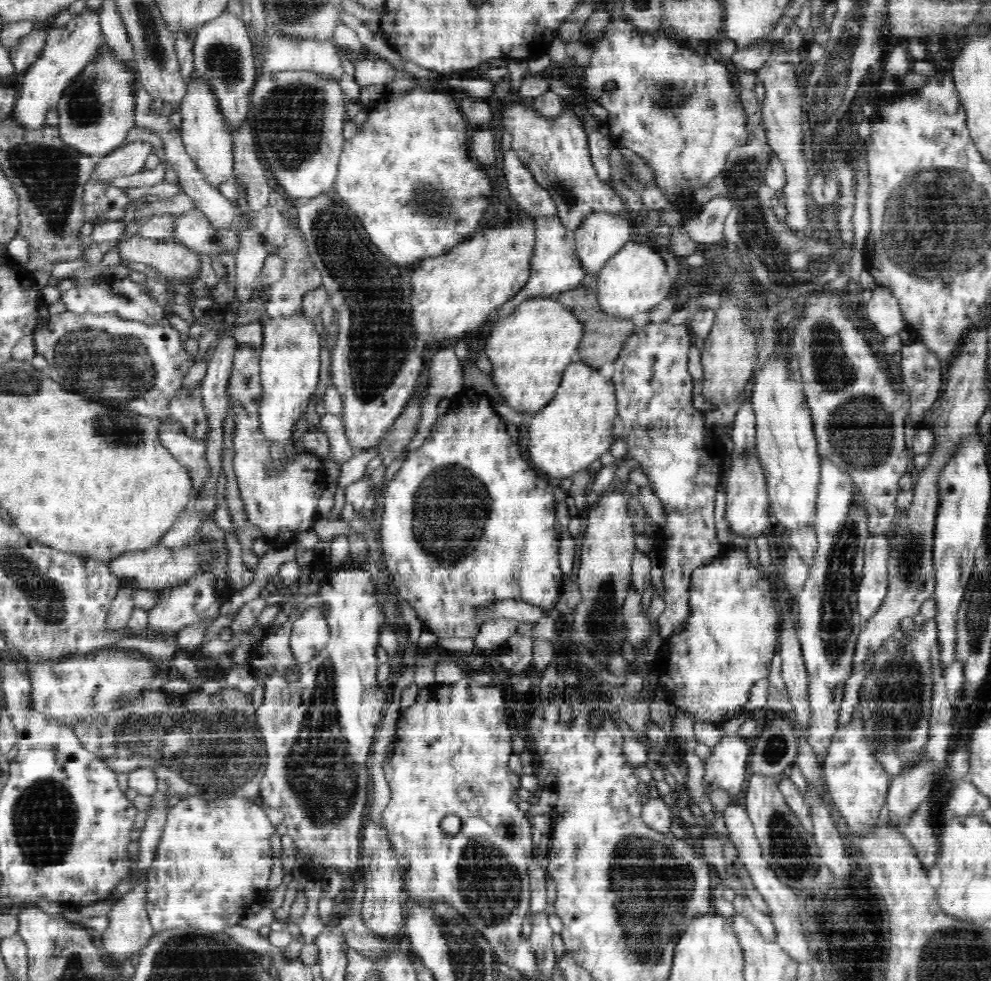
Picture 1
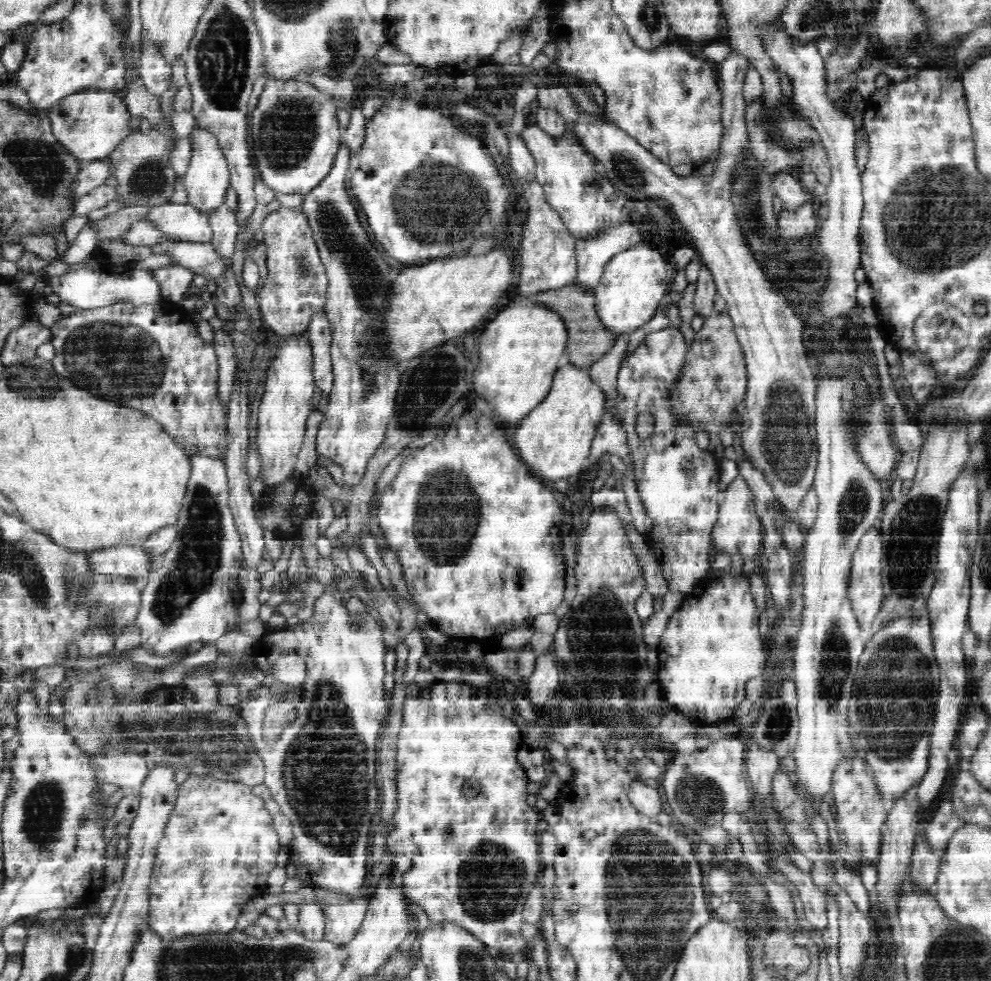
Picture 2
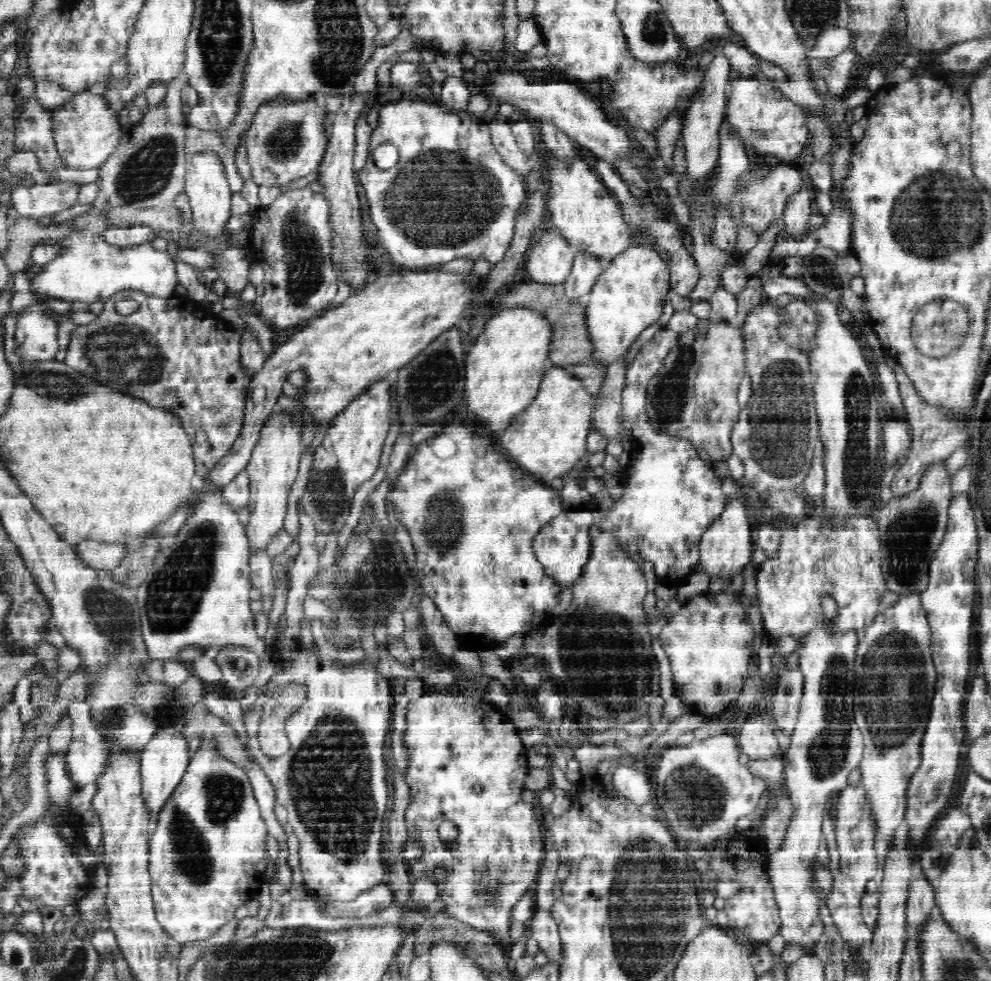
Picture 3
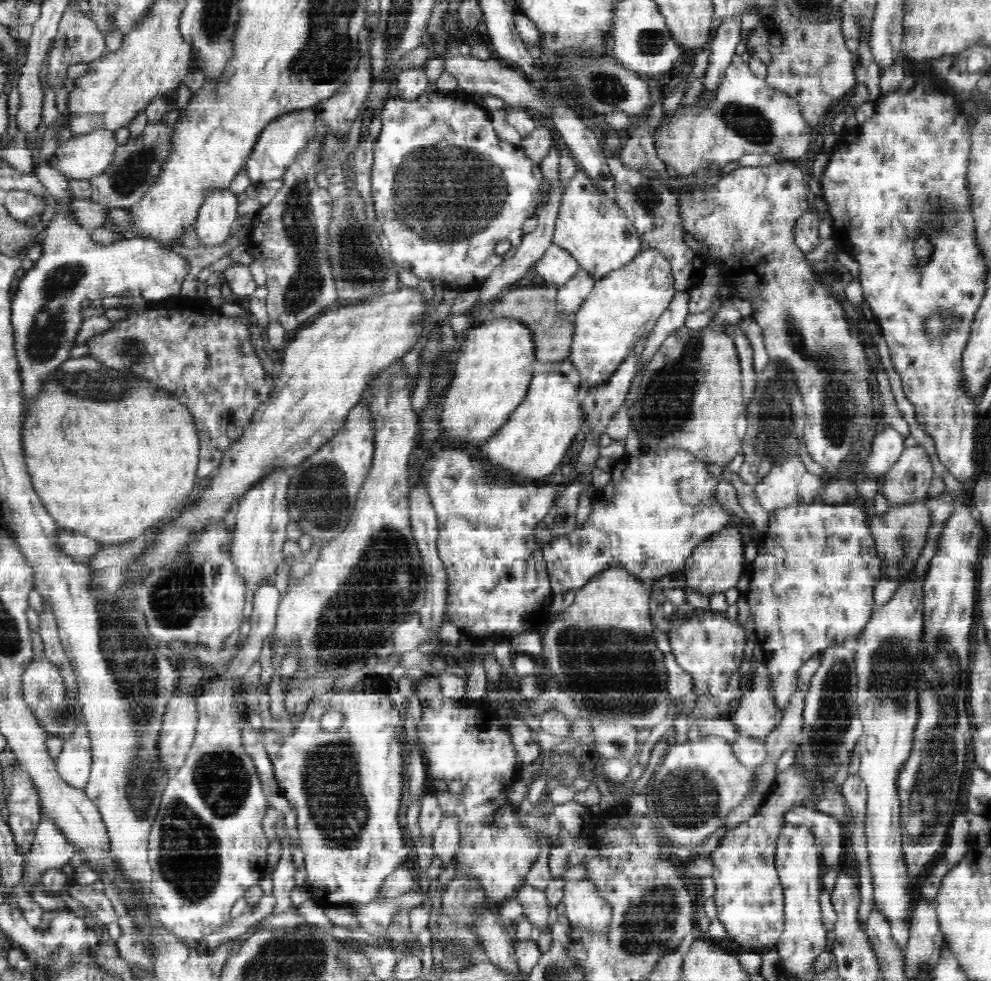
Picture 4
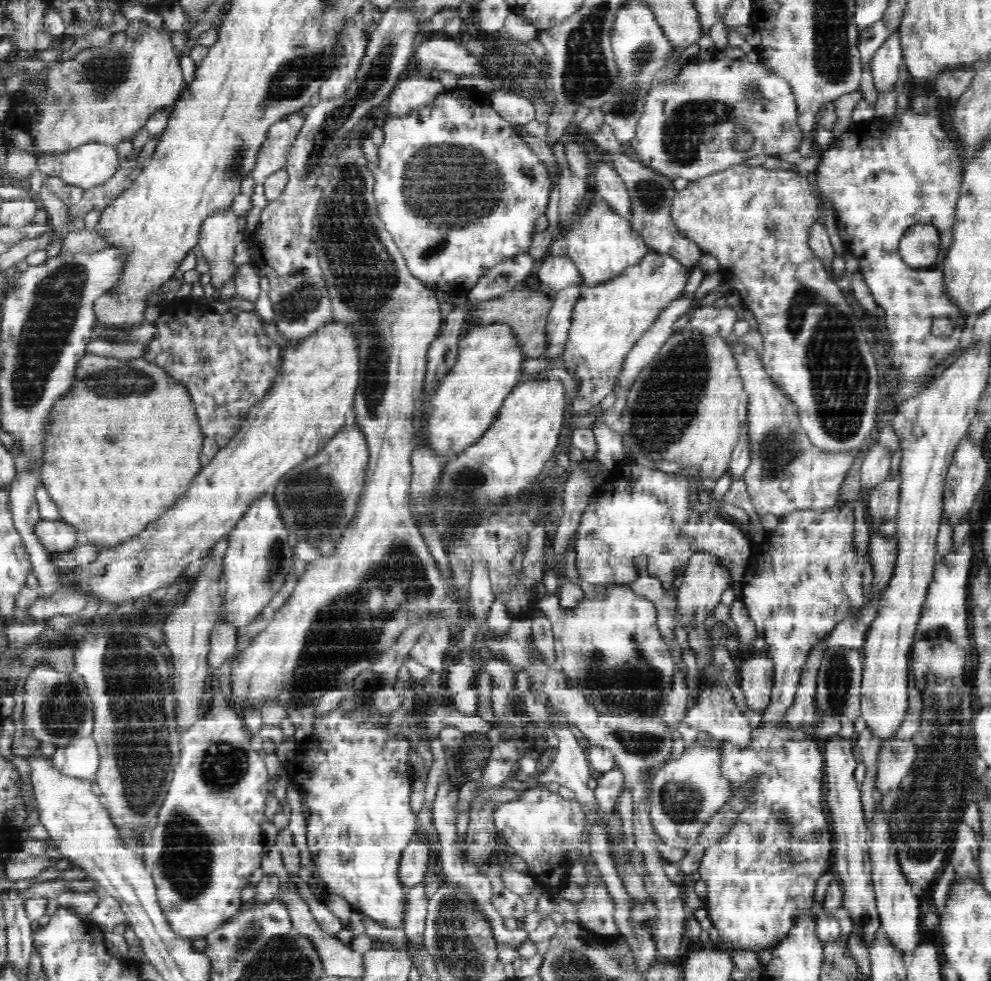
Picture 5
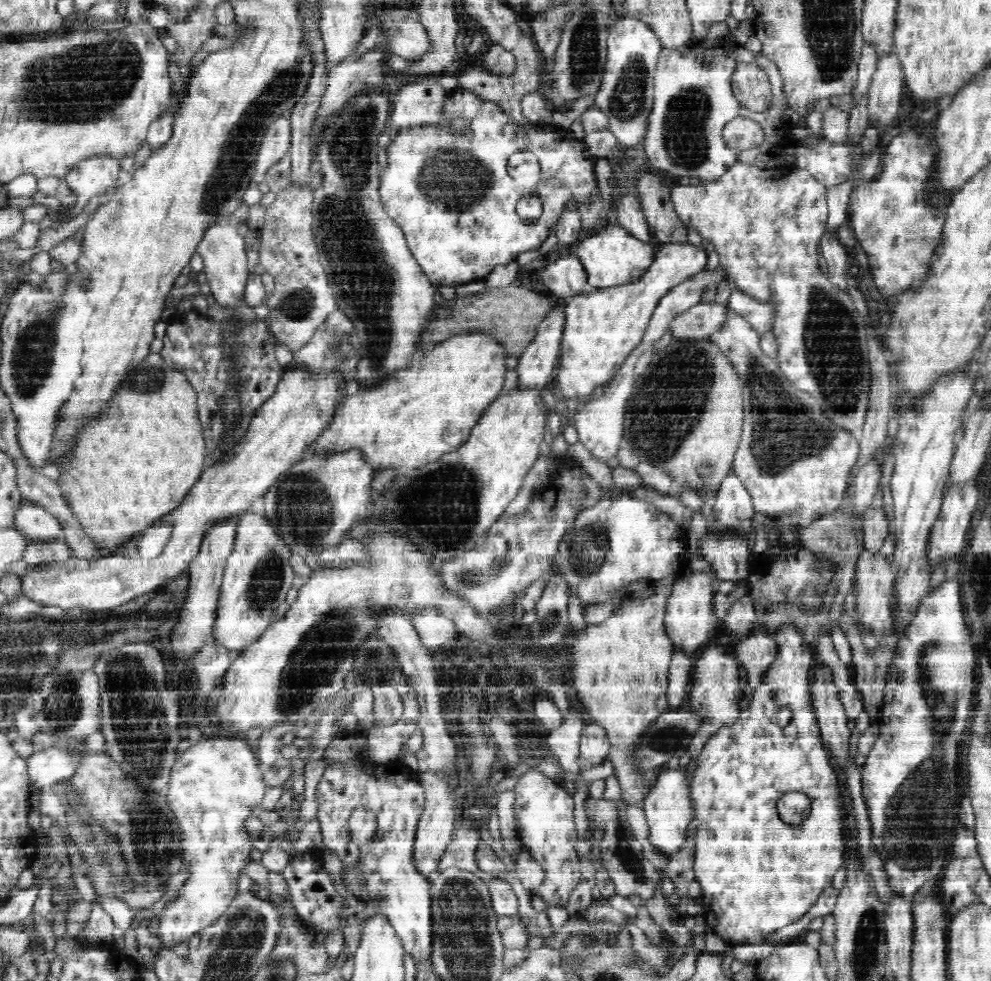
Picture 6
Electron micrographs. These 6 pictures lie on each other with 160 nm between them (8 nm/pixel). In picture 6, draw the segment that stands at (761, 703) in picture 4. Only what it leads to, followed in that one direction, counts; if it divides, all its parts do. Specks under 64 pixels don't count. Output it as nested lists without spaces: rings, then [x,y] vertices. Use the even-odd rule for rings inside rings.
[[[760,627],[755,628],[745,640],[738,642],[734,652],[738,664],[746,670],[748,684],[753,690],[762,685],[764,674],[777,655],[777,642],[766,638],[766,633]]]

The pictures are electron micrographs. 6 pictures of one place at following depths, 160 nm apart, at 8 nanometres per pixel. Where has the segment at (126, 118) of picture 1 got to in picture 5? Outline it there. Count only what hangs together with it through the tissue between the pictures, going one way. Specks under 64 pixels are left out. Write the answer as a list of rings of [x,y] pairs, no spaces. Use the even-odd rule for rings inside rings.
[[[98,143],[84,144],[65,155],[42,156],[37,160],[43,176],[60,178],[82,190],[101,187],[112,179],[120,162],[115,146]]]

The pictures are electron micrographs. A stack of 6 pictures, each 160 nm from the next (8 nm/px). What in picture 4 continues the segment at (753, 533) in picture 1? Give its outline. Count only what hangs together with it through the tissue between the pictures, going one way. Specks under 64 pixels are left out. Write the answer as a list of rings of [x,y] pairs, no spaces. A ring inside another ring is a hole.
[[[732,522],[728,530],[718,531],[712,538],[704,539],[694,549],[691,558],[686,561],[685,568],[688,568],[688,572],[681,574],[680,582],[688,582],[688,586],[698,590],[700,594],[716,594],[732,586],[736,587],[745,567],[744,548],[746,544],[742,539],[743,535],[736,522]]]

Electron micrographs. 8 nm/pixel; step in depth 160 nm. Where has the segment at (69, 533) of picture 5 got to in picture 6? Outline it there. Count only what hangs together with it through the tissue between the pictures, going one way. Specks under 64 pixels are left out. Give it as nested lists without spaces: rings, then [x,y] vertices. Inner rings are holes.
[[[22,500],[14,514],[16,530],[27,539],[50,542],[62,539],[62,525],[50,511],[31,501]]]

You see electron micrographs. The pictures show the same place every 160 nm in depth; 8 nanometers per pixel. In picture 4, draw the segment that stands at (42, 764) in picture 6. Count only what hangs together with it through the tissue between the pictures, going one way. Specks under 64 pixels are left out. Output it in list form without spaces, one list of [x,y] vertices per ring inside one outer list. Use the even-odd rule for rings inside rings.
[[[85,725],[76,730],[64,741],[62,752],[56,761],[58,775],[66,784],[74,788],[85,788],[89,781],[93,757],[91,740]]]

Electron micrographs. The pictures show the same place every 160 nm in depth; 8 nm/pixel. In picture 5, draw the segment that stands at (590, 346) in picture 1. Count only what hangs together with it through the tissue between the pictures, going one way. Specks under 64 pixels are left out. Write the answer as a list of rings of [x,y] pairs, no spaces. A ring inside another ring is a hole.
[[[523,288],[504,293],[502,296],[492,300],[484,300],[472,308],[472,322],[478,326],[488,326],[494,323],[506,324],[514,331],[518,339],[518,346],[522,347],[522,354],[526,358],[540,358],[548,348],[548,337],[546,336],[546,322],[553,300],[548,291],[532,291]]]

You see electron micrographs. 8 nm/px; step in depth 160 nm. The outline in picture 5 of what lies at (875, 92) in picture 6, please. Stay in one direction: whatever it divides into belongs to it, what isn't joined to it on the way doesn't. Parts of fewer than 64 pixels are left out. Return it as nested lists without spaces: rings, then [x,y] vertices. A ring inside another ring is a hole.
[[[896,32],[886,38],[869,62],[878,92],[886,92],[894,88],[900,78],[902,62],[904,60],[900,46],[900,33]]]

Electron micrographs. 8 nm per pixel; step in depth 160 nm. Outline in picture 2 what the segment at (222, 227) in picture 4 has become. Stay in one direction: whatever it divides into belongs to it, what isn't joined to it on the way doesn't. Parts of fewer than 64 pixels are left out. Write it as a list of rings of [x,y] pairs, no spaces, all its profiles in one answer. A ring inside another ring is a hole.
[[[196,126],[190,135],[192,154],[187,172],[182,176],[188,192],[188,204],[212,216],[214,212],[218,212],[218,208],[222,208],[222,204],[225,204],[226,192],[231,188],[229,167],[218,140],[210,134],[210,131]]]

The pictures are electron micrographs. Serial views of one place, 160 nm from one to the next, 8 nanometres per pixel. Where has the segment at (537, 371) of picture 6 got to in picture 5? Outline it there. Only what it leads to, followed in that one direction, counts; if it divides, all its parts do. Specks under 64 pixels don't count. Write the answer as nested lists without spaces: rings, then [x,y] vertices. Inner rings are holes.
[[[568,286],[564,290],[556,292],[546,322],[548,348],[540,356],[542,360],[556,360],[562,357],[571,327],[572,312],[581,296],[582,288],[583,286]]]

